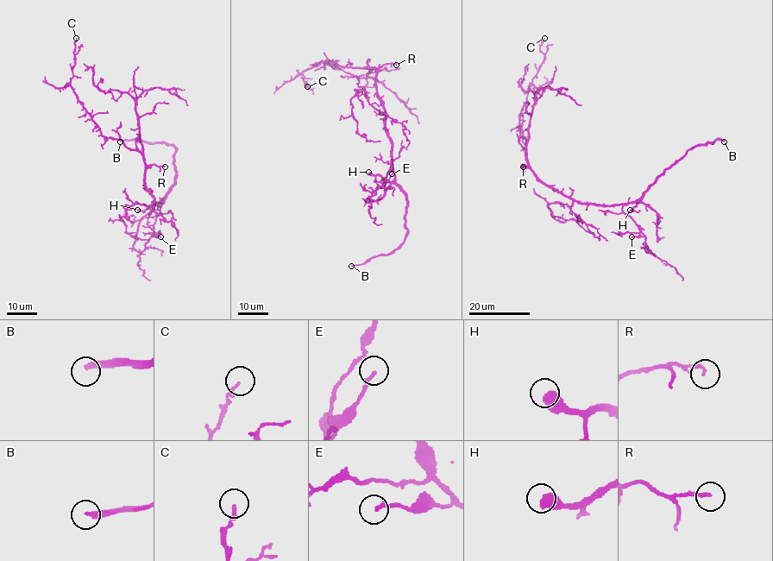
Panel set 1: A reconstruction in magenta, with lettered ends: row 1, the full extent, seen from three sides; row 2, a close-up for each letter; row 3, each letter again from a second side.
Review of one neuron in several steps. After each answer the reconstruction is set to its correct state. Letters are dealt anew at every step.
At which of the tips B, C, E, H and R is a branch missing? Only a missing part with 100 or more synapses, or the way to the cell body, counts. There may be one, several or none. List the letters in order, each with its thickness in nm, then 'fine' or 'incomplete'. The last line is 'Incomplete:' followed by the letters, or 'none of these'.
B: 280 nm thick; incomplete
C: 170 nm thick; fine
E: 170 nm thick; fine
H: 550 nm thick; incomplete
R: 150 nm thick; fine
Incomplete: B, H

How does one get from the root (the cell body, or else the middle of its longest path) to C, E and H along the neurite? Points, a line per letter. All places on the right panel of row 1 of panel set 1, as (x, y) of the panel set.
C: (563, 196), (546, 186), (529, 167), (519, 129), (519, 113), (543, 59), (540, 46), (544, 38)
E: (563, 196), (581, 203), (621, 205), (622, 211), (644, 236), (631, 236)
H: (563, 196), (598, 205), (626, 205), (639, 201), (630, 210)

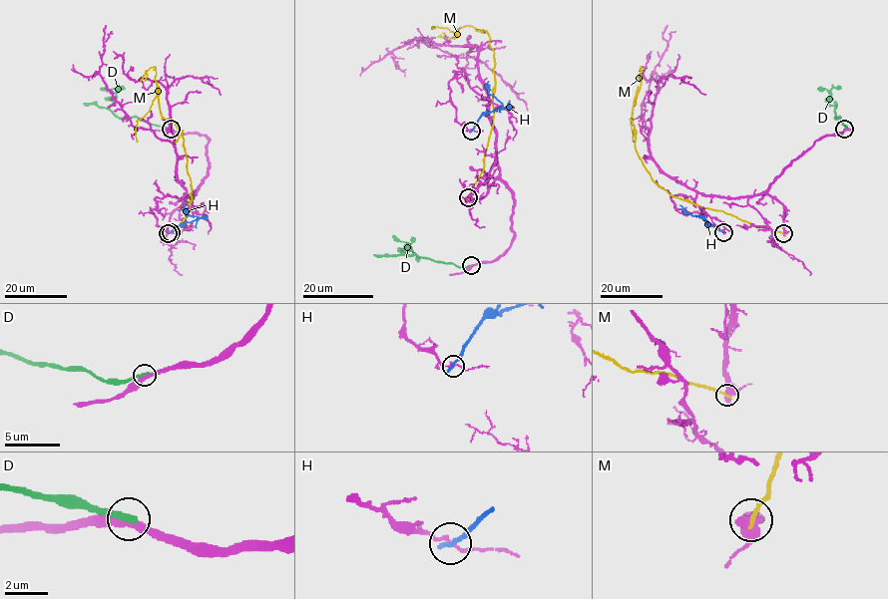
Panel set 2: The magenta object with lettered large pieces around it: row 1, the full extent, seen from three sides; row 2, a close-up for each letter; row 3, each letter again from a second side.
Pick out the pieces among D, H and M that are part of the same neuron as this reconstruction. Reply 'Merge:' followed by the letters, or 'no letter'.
Merge: no letter

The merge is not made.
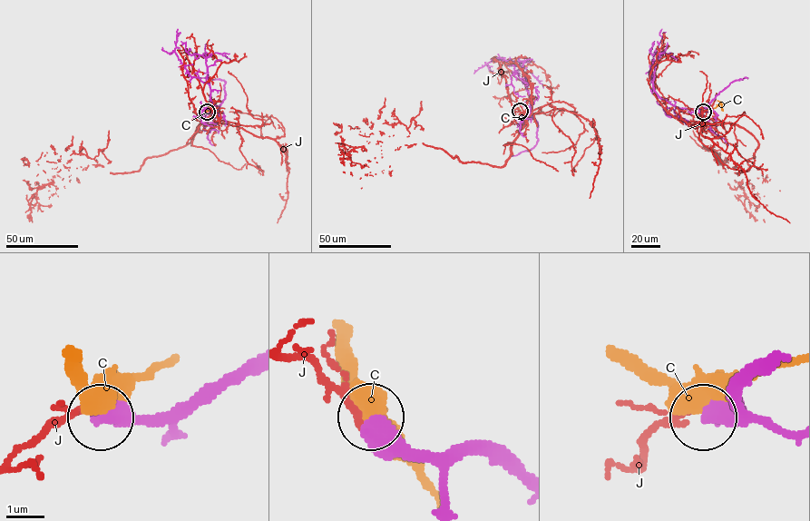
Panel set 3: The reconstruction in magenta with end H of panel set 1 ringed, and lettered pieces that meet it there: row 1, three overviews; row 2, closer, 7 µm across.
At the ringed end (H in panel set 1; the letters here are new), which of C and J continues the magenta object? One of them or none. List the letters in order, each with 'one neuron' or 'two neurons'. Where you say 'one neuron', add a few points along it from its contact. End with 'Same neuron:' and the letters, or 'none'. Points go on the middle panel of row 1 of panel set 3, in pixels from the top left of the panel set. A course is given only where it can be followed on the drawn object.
C: two neurons
J: two neurons
Same neuron: none

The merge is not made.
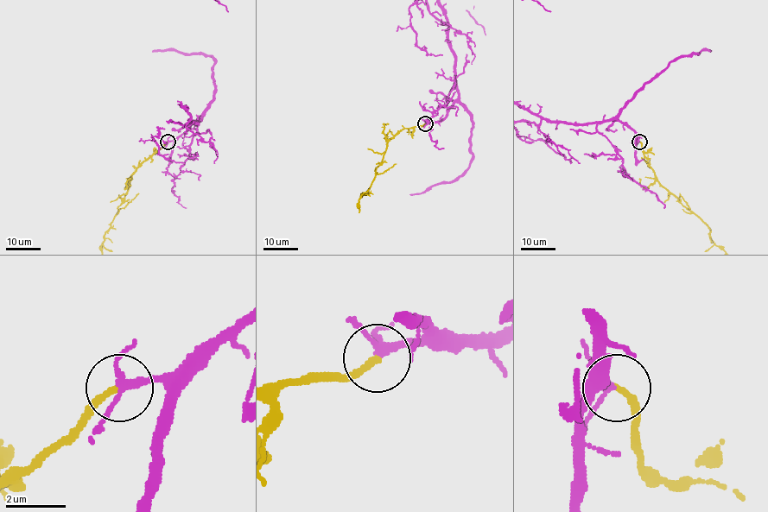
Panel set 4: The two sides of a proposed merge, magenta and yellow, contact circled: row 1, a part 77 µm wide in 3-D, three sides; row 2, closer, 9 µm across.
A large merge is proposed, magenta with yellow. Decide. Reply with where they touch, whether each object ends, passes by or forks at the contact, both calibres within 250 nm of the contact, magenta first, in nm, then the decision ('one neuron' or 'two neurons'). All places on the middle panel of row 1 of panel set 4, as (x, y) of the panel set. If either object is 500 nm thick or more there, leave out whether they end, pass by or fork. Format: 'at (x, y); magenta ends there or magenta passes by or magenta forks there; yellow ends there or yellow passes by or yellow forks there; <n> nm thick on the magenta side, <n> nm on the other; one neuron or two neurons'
at (425, 123); magenta forks there; yellow ends there; 200 nm thick on the magenta side, 200 nm on the other; one neuron

